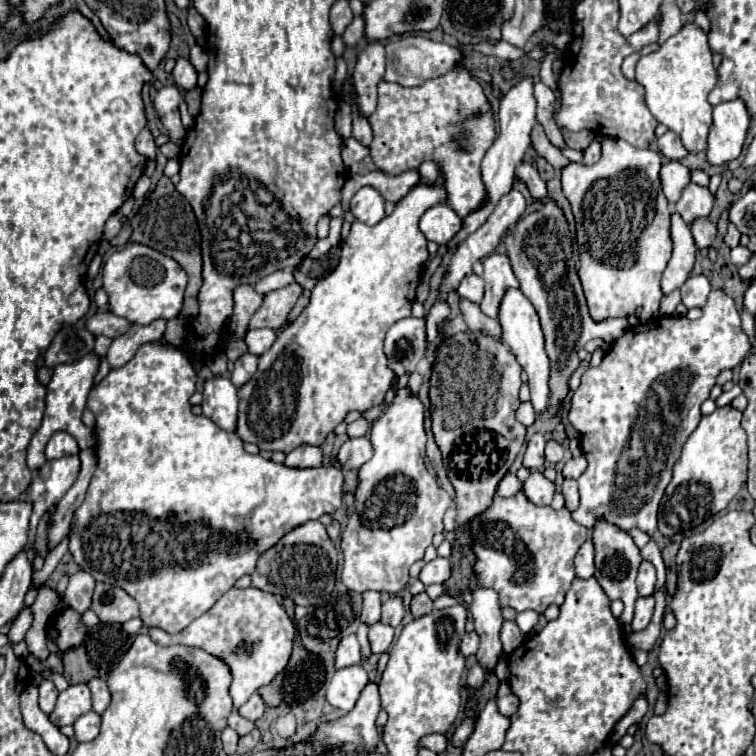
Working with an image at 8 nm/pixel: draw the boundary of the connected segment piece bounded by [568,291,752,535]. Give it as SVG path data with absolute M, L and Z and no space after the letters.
M712 291L708 295L702 317L696 321L680 315L656 317L648 323L630 327L626 335L616 339L602 363L590 367L582 375L582 383L570 401L568 421L580 433L582 453L588 461L586 471L578 479L580 507L572 513L572 519L580 525L594 525L604 519L612 525L638 527L640 531L654 535L658 529L658 505L672 479L672 467L678 461L686 439L700 423L702 401L708 399L720 371L734 369L750 351L752 345L748 335L740 327L740 313L732 297L724 291Z

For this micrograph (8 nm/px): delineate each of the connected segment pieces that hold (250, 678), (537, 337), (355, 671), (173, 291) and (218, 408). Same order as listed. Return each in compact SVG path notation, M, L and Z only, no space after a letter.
M232 587L226 595L222 595L204 615L194 619L184 631L170 635L162 629L150 629L150 637L158 645L192 645L200 647L212 655L220 655L232 671L232 687L230 697L234 699L234 707L242 707L252 693L260 687L268 685L288 663L296 627L288 613L284 611L278 599L262 589Z
M512 289L512 291L506 291L506 295L500 303L498 319L500 319L502 331L504 331L504 343L510 347L516 361L522 365L522 369L528 375L530 401L536 407L536 413L542 413L548 407L548 395L550 395L550 387L548 387L550 359L548 359L546 347L544 347L544 333L540 327L540 317L538 317L536 309L532 307L532 303L524 297L524 293L520 289Z
M362 665L338 669L330 681L326 699L336 709L352 711L366 683L368 683L368 673L364 671Z
M140 243L112 253L102 265L102 289L108 295L110 311L130 323L148 325L154 319L174 319L182 307L186 283L186 271L174 259Z
M212 377L204 383L204 401L202 411L204 417L214 421L224 431L236 431L236 415L238 415L238 397L236 387L226 377Z

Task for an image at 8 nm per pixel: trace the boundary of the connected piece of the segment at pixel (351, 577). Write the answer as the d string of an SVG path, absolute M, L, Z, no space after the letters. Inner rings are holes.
M402 387L388 409L372 423L370 441L374 457L358 471L356 511L342 533L342 581L352 591L376 589L390 595L398 593L408 583L410 565L422 559L426 547L432 545L432 537L444 531L442 517L452 499L424 465L428 439L424 411L418 395Z

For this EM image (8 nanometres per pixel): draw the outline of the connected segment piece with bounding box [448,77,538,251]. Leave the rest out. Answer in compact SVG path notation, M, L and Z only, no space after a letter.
M522 77L506 95L502 95L500 99L500 111L498 111L498 125L500 125L500 133L498 139L494 141L494 145L488 149L486 157L482 159L482 181L486 185L486 201L472 213L468 213L462 219L462 229L452 237L452 241L448 243L448 249L454 251L458 249L474 231L478 231L488 215L496 209L498 201L512 189L514 183L514 173L516 167L522 163L526 149L530 147L530 131L536 125L536 99L532 95L532 79L530 77Z

